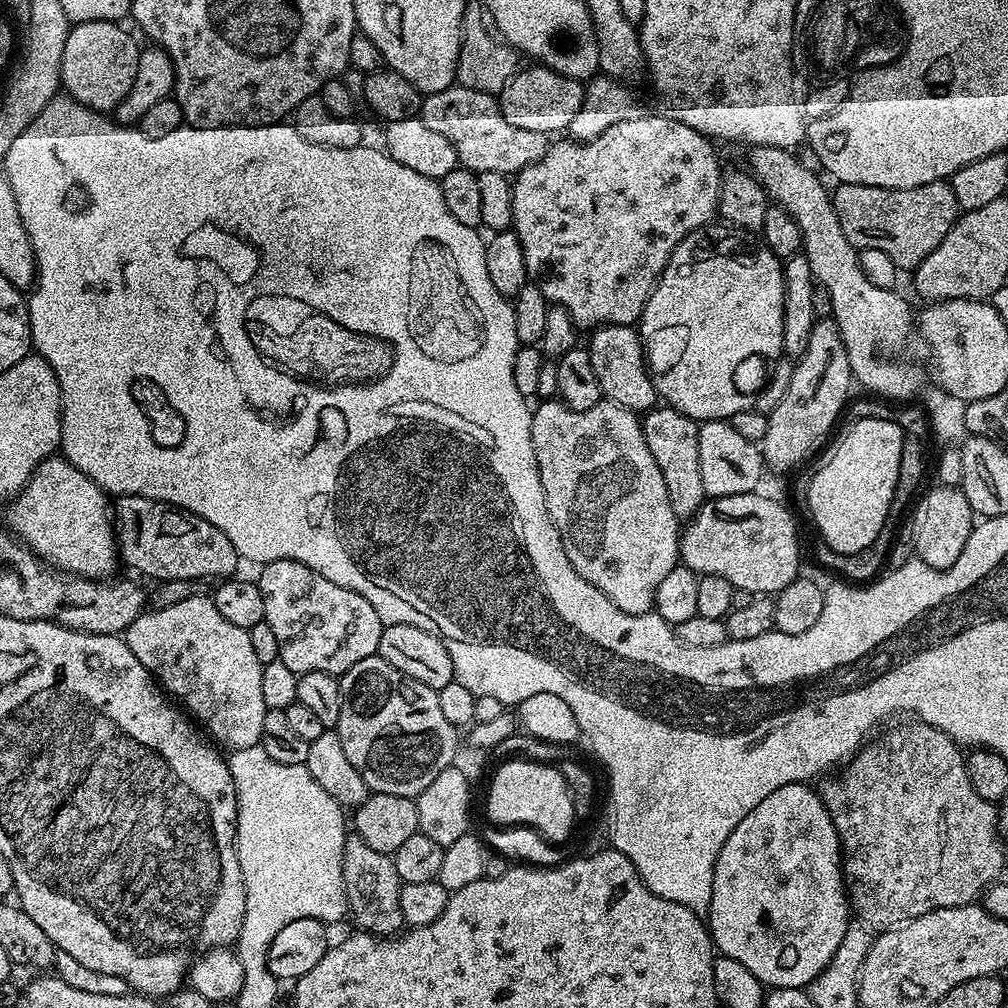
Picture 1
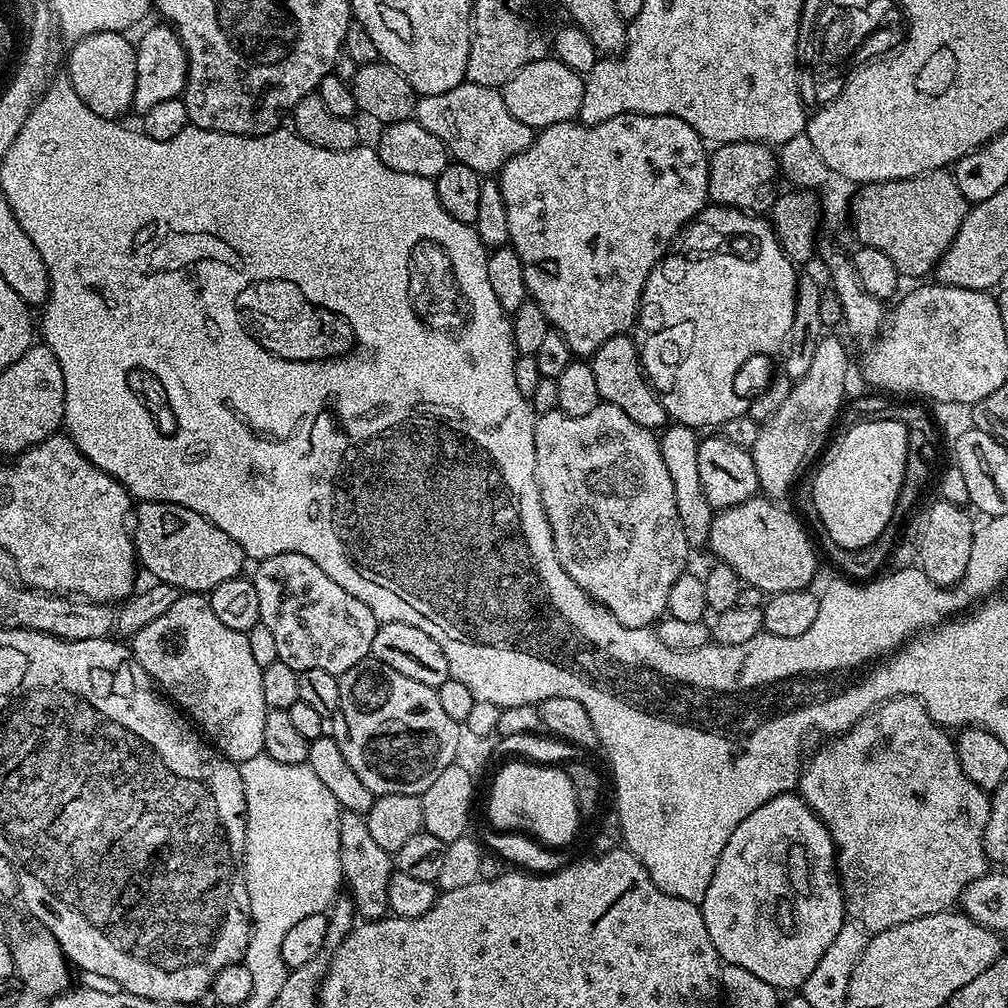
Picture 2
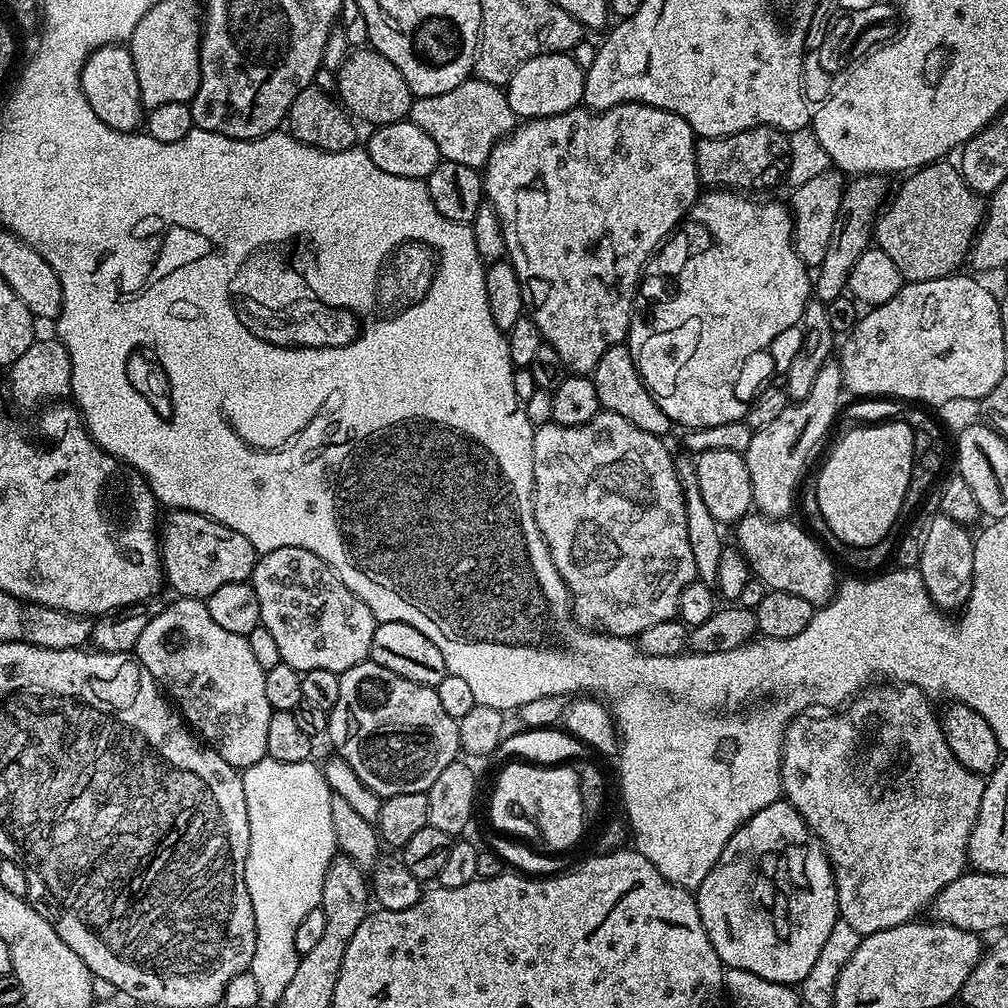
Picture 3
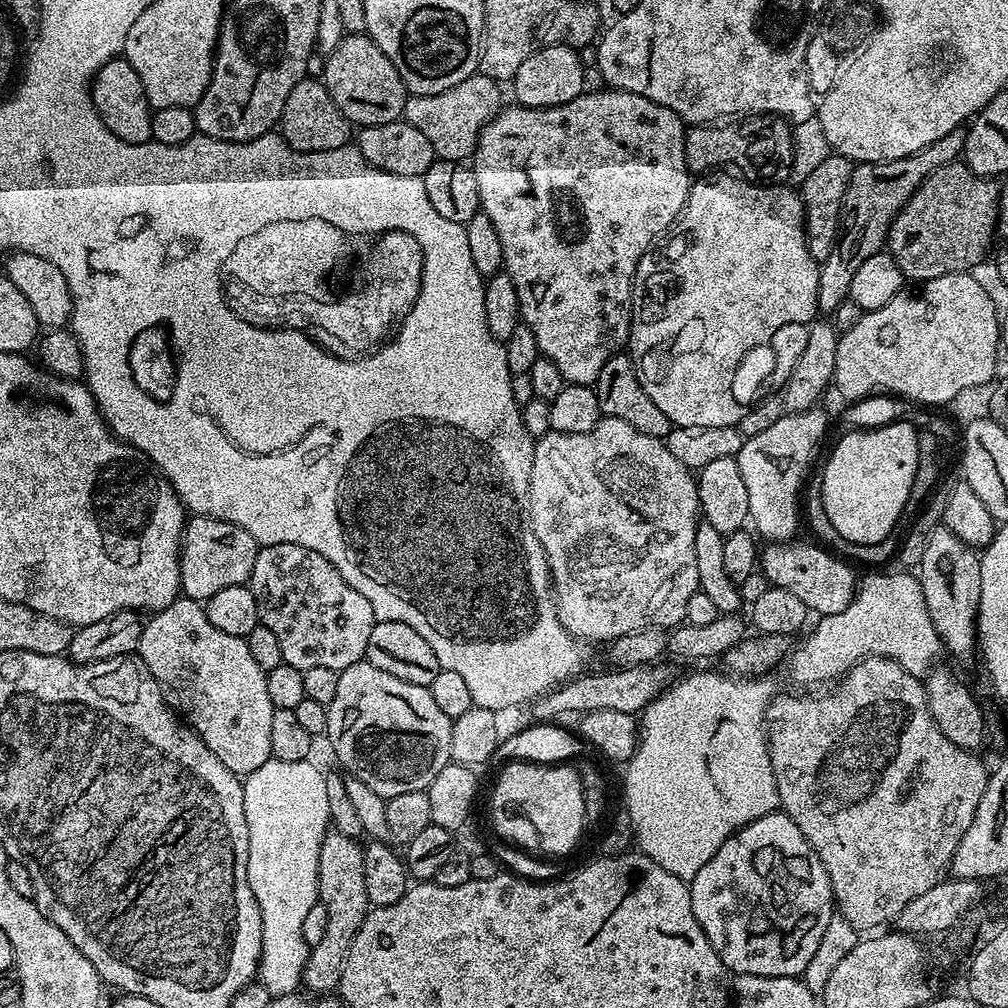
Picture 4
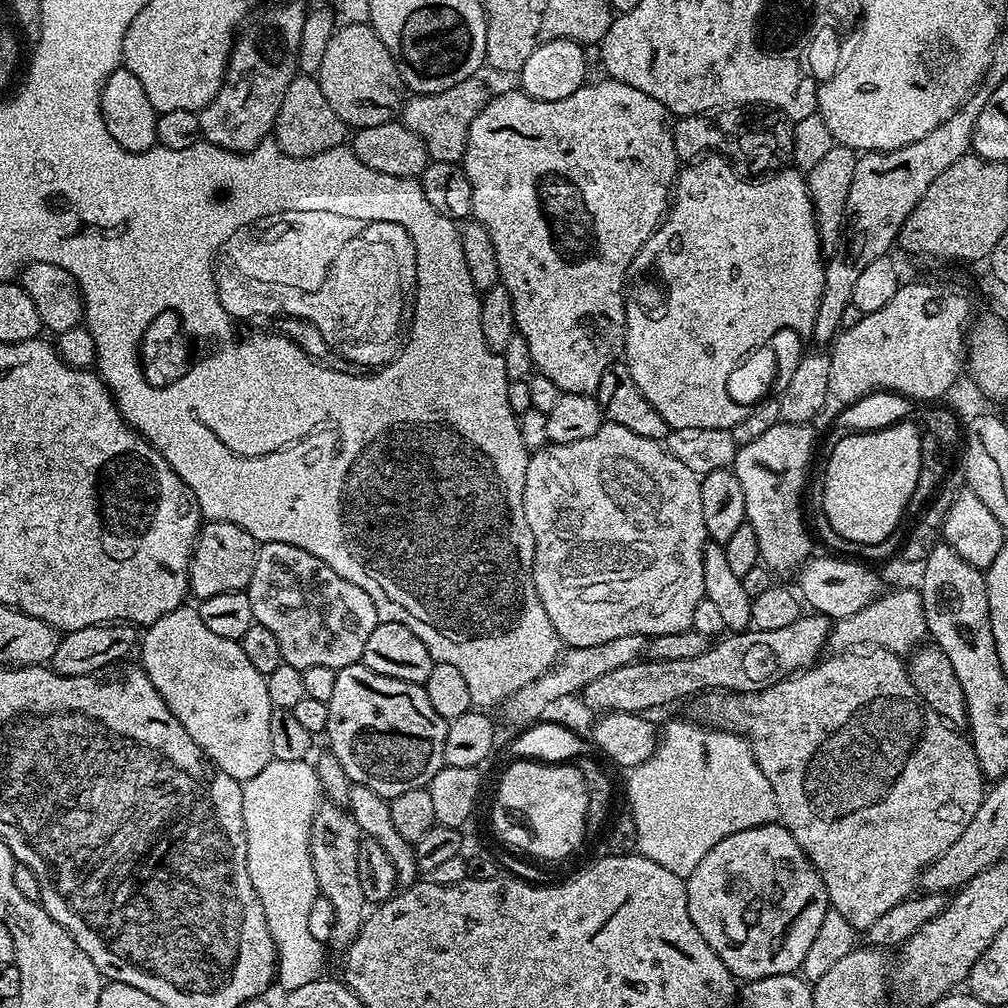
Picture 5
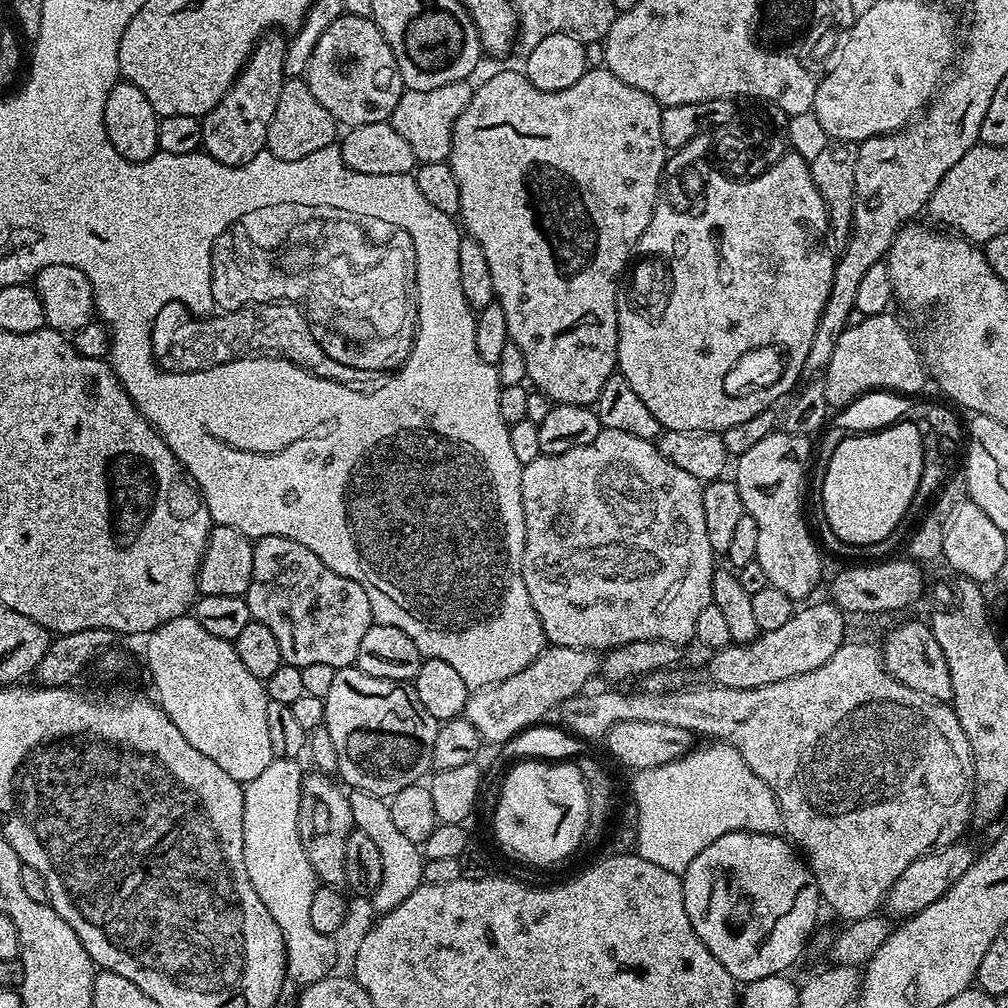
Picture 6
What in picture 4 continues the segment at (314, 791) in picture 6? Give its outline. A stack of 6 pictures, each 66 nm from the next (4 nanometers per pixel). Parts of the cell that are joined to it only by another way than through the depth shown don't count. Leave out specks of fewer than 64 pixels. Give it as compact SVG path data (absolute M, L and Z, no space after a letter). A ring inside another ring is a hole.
M335 830L325 832L318 854L316 890L319 903L326 906L326 934L317 944L311 945L302 984L309 993L332 994L339 989L342 982L342 970L346 970L346 958L352 939L358 934L362 922L370 911L366 894L364 850L357 837L347 836Z

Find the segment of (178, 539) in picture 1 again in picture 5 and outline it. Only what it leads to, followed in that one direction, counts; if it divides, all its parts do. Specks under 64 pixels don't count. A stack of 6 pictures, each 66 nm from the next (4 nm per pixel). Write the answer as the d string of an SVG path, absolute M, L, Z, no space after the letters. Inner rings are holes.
M221 520L207 521L196 535L192 561L188 567L188 590L197 601L214 598L214 594L242 592L254 574L258 541L242 526Z

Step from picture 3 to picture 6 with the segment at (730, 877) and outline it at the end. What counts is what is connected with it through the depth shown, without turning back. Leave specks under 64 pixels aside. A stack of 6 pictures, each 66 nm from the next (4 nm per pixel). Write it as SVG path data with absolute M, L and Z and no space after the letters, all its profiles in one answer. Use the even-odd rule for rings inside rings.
M731 832L726 834L722 838L718 838L718 842L710 842L710 846L706 846L706 850L702 850L702 854L698 854L698 858L694 858L694 862L690 862L690 866L682 874L682 883L684 885L684 909L690 918L690 926L694 926L694 930L698 934L698 938L702 938L706 950L710 950L710 954L714 954L714 958L718 958L718 962L722 962L724 969L737 982L749 984L755 980L787 973L789 971L787 968L803 954L804 947L809 947L810 941L813 939L813 932L818 927L816 915L819 914L820 908L822 909L820 888L816 885L816 880L812 877L812 870L802 859L801 853L780 834L770 832Z

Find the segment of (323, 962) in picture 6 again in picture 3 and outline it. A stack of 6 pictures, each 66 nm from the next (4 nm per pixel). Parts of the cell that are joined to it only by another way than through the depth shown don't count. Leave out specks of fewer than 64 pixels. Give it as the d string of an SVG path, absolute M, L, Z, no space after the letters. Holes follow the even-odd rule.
M262 759L254 766L243 769L246 790L246 814L250 822L250 846L244 867L246 890L250 894L250 906L254 906L256 923L256 945L250 971L258 982L258 994L266 1005L279 1005L294 970L298 970L301 953L294 946L294 934L298 922L310 914L310 910L321 907L322 888L326 882L326 870L338 849L334 838L334 822L330 818L330 802L334 795L326 782L323 771L312 762L278 762Z

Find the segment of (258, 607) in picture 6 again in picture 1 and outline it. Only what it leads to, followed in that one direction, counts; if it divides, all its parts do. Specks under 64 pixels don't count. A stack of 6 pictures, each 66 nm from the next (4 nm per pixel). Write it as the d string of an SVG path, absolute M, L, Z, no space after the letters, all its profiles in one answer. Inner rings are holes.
M275 560L259 569L258 583L262 590L262 602L266 602L264 622L268 623L278 638L278 656L290 670L297 674L302 672L331 672L343 674L350 670L362 658L377 655L380 650L380 639L385 625L378 618L374 606L362 598L362 594L354 594L354 590L346 590L346 586L337 586L330 578L322 578L310 566L297 560Z

